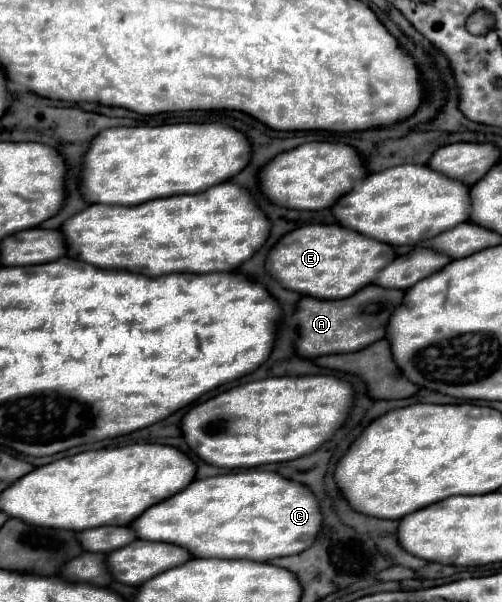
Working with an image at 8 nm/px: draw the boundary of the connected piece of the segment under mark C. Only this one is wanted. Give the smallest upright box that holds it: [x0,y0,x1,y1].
[132,468,324,562]

